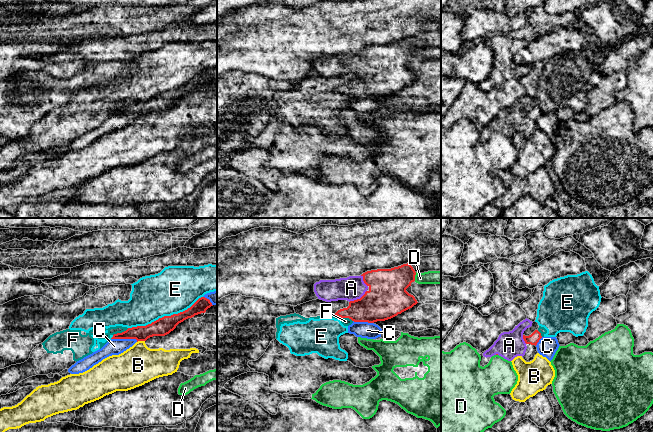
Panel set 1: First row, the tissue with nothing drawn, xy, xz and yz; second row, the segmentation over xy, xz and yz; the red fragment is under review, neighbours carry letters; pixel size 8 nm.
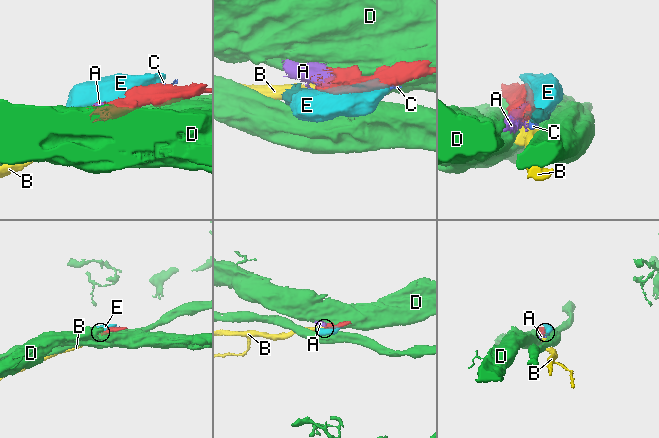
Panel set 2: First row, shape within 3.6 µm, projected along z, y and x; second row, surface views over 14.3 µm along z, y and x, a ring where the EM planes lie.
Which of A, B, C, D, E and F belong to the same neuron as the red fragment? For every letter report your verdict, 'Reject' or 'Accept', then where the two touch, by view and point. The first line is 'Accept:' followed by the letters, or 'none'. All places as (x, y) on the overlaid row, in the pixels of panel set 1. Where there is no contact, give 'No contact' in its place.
Accept: A
A: Accept. Touches red at xz (358, 299)
B: Reject. Touches red at xy (140, 340)
C: Reject. Touches red at xy (124, 338)
D: Reject. Touches red at xz (414, 276)
E: Reject. Touches red at xy (165, 316)
F: Reject. Touches red at xz (344, 317)

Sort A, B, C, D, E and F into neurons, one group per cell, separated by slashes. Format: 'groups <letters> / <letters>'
groups A / B / C / D / E F

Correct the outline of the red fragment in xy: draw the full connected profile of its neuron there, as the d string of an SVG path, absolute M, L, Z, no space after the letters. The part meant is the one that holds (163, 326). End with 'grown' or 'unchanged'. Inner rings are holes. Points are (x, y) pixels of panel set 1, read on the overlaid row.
M201 297L183 312L171 316L164 316L146 326L128 328L122 333L114 334L111 339L136 339L138 342L146 341L153 336L165 336L173 331L179 323L195 315L205 313L211 306L213 305L209 299Z; unchanged

